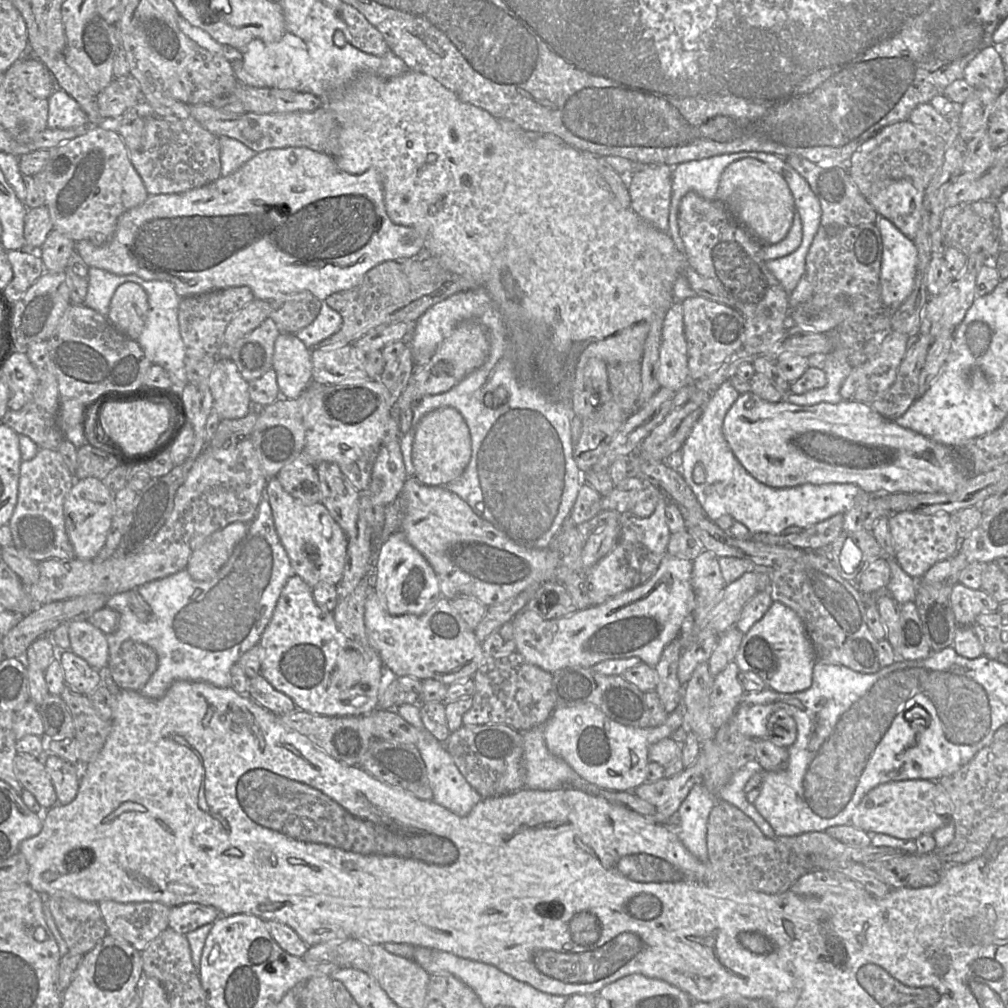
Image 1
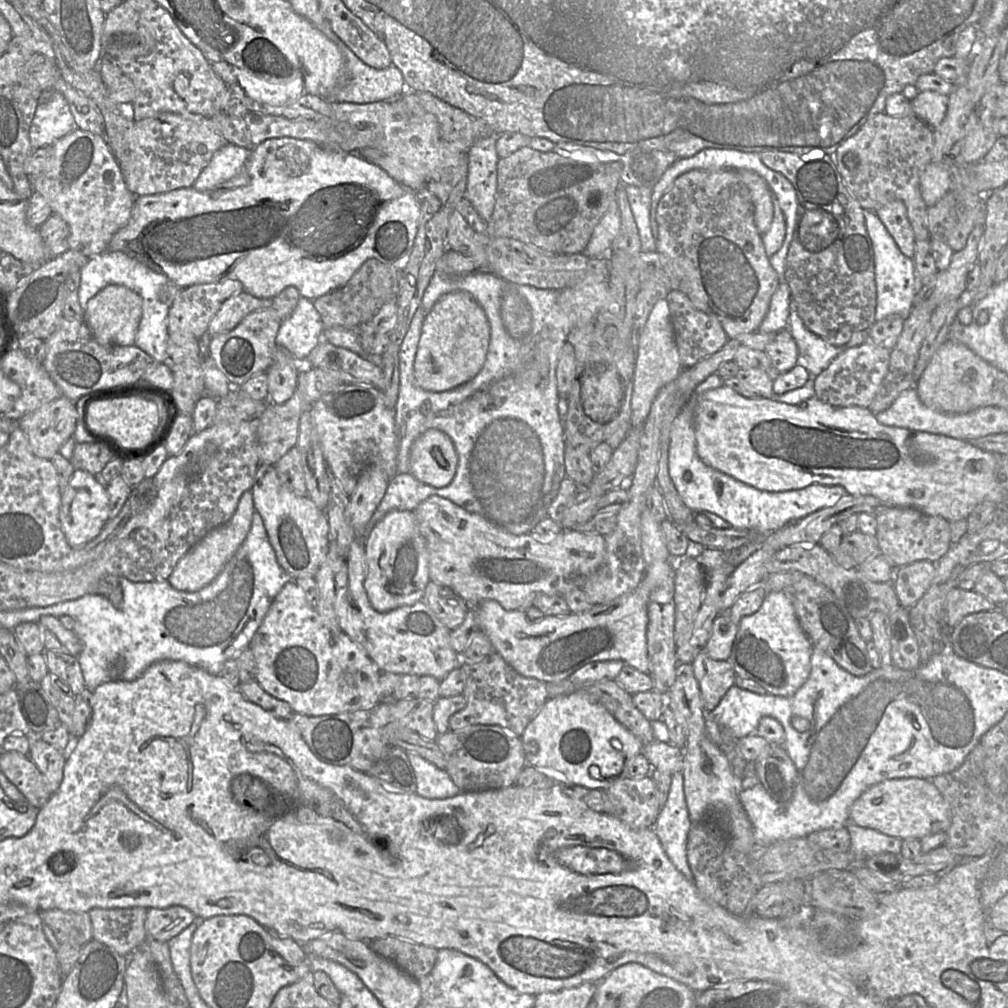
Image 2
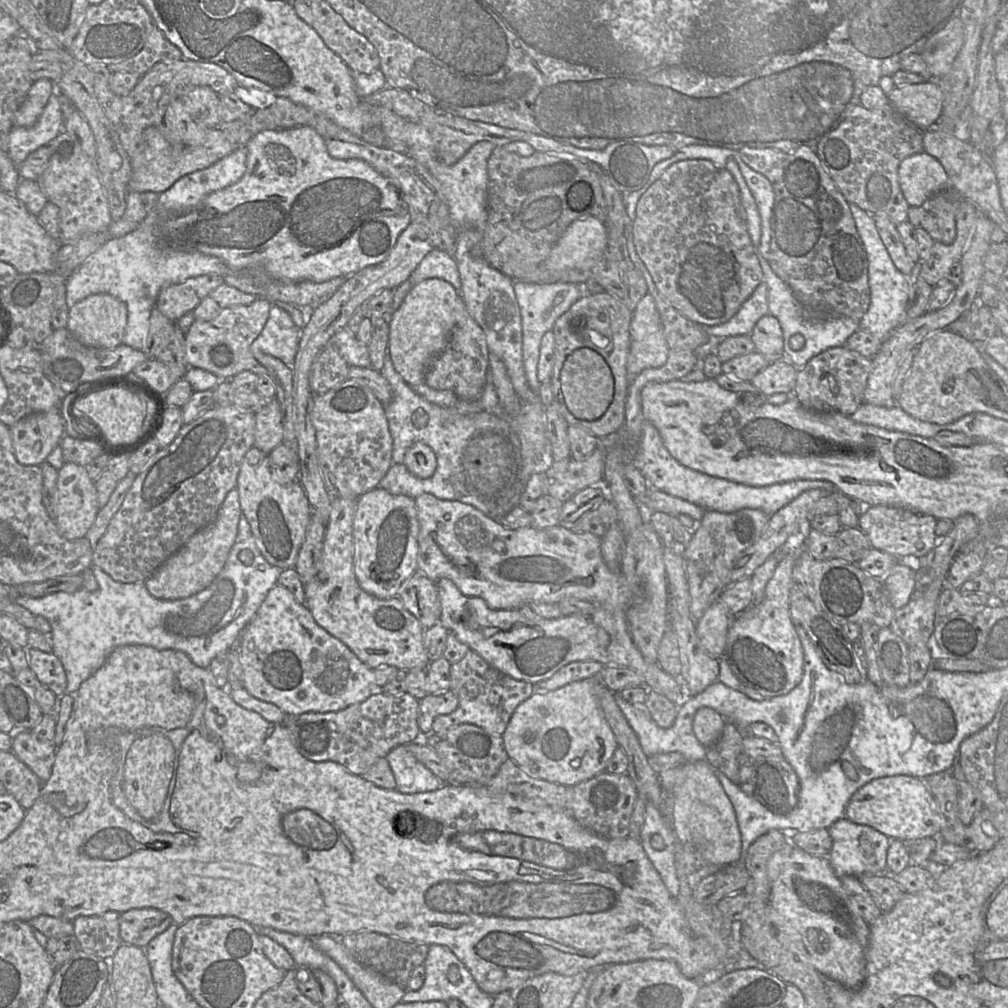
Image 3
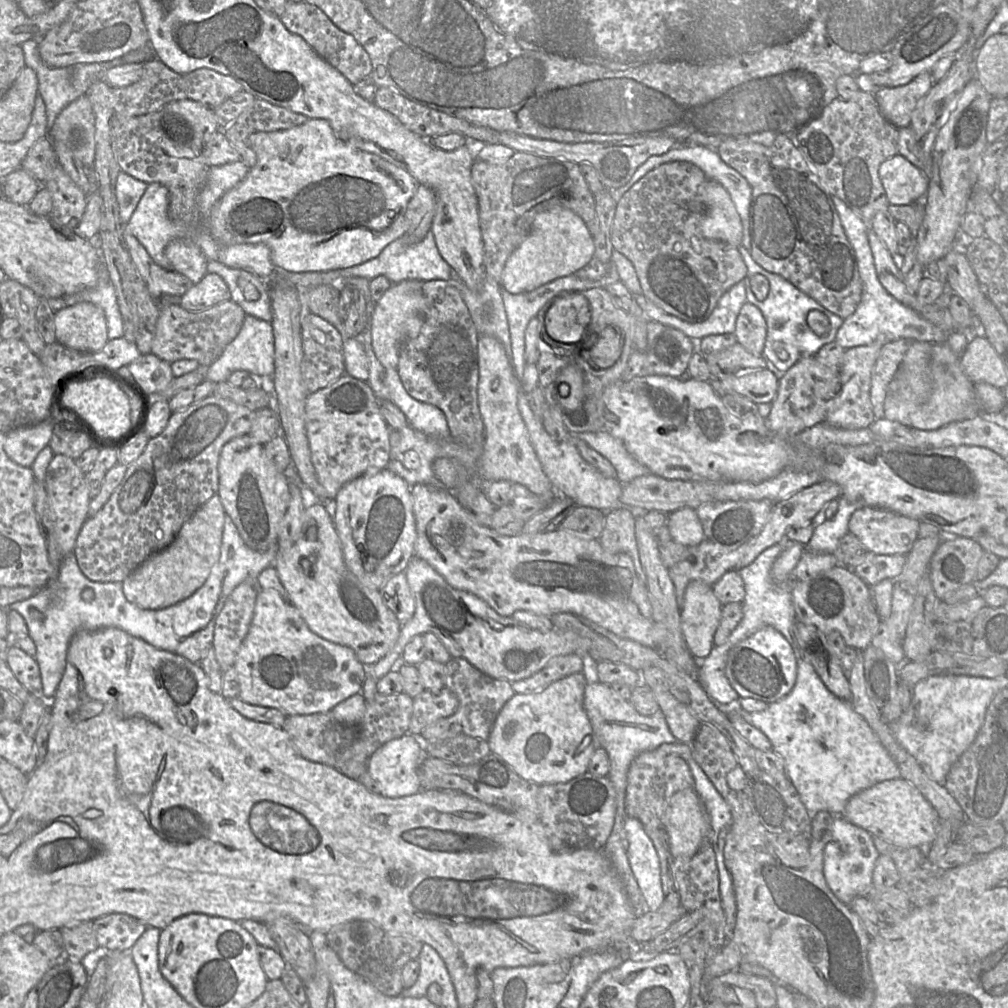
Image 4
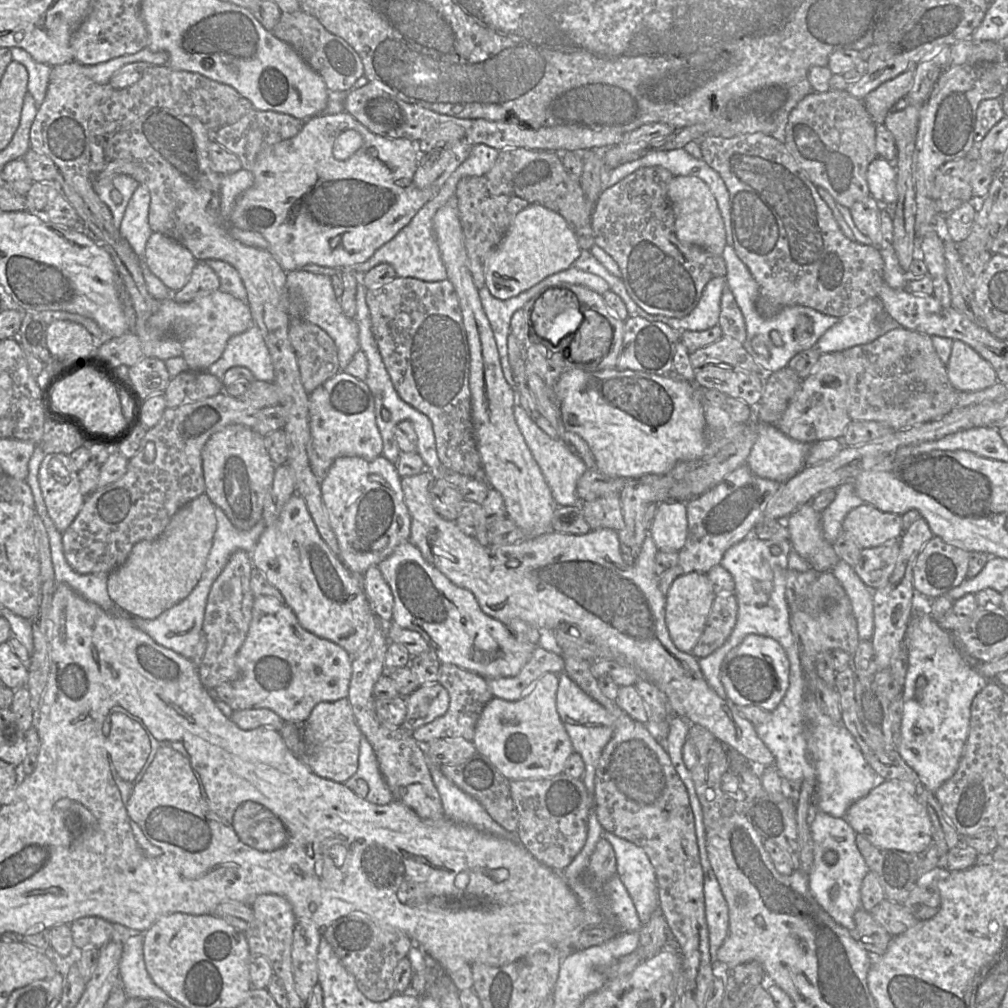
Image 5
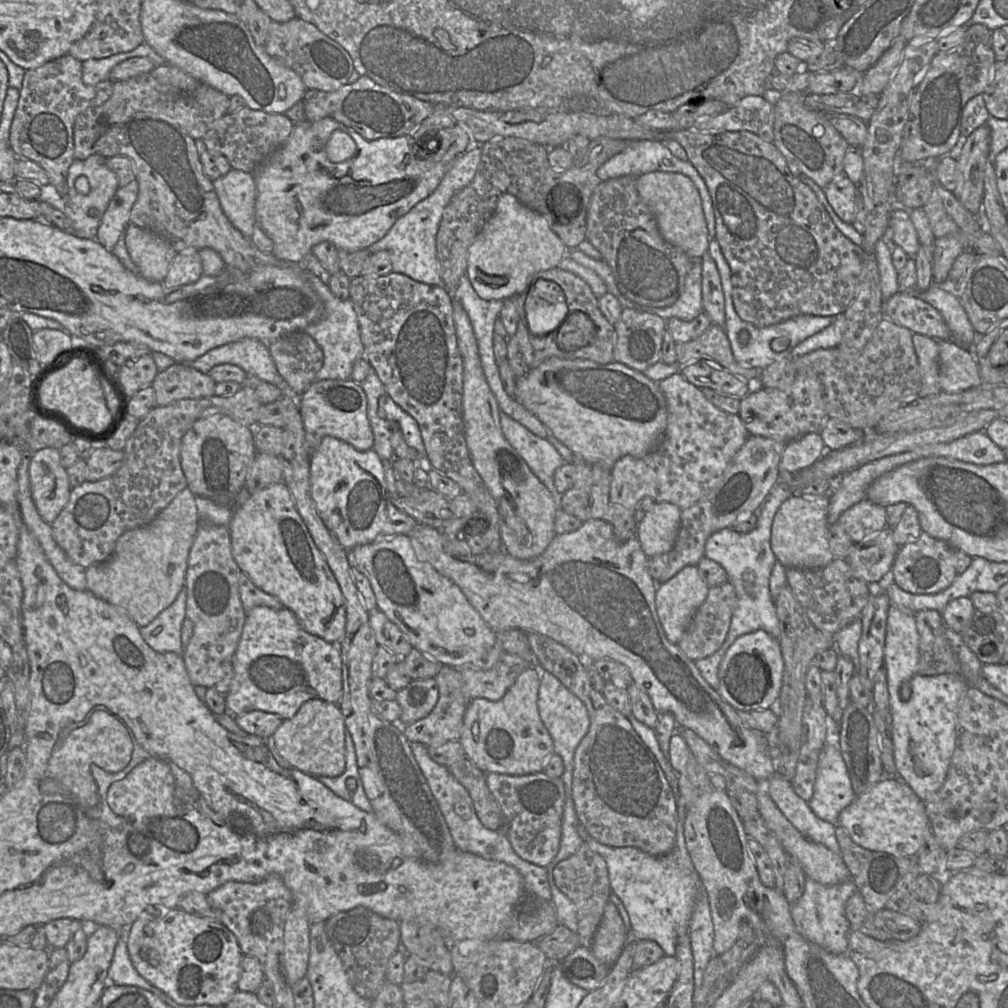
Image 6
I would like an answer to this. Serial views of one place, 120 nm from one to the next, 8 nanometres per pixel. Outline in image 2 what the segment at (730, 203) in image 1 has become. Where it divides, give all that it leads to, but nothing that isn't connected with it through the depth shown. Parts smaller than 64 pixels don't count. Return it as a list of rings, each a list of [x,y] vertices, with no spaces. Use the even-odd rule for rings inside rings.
[[[738,170],[740,178],[750,190],[753,204],[754,222],[759,234],[766,233],[774,217],[774,201],[765,180],[750,170]]]

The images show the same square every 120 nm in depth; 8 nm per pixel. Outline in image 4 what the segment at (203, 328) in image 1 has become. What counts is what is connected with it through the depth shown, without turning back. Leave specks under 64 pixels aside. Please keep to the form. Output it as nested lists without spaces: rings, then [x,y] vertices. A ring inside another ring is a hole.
[[[122,226],[122,238],[150,295],[156,300],[164,295],[181,297],[185,294],[193,283],[179,273],[158,266],[138,240],[124,232],[124,227]]]

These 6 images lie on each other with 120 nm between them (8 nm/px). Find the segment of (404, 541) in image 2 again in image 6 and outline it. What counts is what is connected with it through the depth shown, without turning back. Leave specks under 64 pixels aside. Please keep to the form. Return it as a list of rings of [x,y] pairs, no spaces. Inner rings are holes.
[[[324,437],[310,456],[310,485],[319,516],[347,551],[381,537],[409,535],[418,524],[391,503],[385,461],[373,450],[360,451],[337,438]]]

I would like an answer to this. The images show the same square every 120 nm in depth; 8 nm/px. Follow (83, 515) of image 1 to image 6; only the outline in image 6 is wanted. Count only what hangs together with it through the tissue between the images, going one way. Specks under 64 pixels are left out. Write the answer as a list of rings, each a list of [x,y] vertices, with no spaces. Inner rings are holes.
[[[44,448],[30,457],[29,480],[33,501],[39,515],[44,521],[51,524],[69,501],[72,486],[60,461],[59,450]]]

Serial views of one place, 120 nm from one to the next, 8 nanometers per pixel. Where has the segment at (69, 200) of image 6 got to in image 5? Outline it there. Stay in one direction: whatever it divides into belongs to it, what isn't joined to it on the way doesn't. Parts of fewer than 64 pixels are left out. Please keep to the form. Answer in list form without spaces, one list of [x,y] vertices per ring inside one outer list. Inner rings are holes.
[[[118,175],[107,184],[93,182],[93,189],[99,199],[108,206],[115,227],[120,227],[127,205],[140,185],[138,181],[127,175]]]

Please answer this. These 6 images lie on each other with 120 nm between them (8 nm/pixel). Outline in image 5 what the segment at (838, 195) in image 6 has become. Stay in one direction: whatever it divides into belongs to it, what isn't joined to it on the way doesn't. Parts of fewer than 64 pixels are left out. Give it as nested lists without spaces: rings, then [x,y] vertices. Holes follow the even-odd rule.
[[[874,197],[856,202],[848,210],[856,228],[869,237],[876,247],[887,243],[880,227],[881,204]]]

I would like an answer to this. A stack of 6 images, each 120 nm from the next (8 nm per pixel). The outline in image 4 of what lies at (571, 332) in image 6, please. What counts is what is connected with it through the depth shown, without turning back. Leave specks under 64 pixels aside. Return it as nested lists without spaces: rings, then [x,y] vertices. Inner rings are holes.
[[[606,326],[599,334],[596,342],[589,348],[582,350],[583,359],[591,361],[596,367],[608,368],[620,356],[622,337],[614,326]]]

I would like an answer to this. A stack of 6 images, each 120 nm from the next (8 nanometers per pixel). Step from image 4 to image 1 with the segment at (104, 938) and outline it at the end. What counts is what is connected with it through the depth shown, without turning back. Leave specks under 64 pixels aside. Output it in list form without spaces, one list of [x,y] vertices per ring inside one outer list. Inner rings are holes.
[[[189,902],[170,908],[169,928],[187,934],[205,924],[213,923],[221,913],[213,906]]]

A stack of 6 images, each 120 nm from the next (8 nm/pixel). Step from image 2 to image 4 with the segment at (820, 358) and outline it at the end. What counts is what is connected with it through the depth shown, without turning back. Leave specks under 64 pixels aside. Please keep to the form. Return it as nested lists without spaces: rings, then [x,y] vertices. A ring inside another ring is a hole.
[[[739,247],[739,251],[748,271],[745,279],[747,303],[754,305],[761,311],[767,324],[767,339],[761,354],[766,363],[773,364],[777,370],[785,373],[787,371],[785,365],[790,361],[795,364],[802,358],[814,356],[824,345],[835,341],[844,319],[821,306],[781,276],[764,270],[752,259],[745,248]],[[812,310],[819,311],[827,317],[829,321],[828,333],[817,335],[808,327],[806,318]],[[778,349],[784,349],[788,353],[786,361],[781,362],[774,356],[774,351]]]

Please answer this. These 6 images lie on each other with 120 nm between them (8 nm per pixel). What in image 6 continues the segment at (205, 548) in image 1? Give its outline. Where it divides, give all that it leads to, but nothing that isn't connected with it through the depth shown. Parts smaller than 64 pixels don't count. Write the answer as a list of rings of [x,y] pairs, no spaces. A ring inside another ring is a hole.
[[[185,488],[149,524],[123,533],[117,540],[111,557],[86,568],[88,590],[106,602],[126,612],[131,619],[143,627],[153,621],[159,613],[170,606],[184,587],[189,551],[200,524],[195,495]]]

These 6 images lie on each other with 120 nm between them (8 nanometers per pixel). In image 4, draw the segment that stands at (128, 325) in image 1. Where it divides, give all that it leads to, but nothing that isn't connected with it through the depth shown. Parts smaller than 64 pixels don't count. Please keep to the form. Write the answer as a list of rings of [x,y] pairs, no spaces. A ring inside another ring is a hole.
[[[80,302],[55,313],[56,342],[75,351],[96,353],[109,341],[101,308]]]

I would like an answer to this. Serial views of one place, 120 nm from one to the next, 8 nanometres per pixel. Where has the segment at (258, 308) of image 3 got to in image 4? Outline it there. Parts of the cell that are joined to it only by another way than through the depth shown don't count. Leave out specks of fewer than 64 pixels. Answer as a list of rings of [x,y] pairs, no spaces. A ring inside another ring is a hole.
[[[223,301],[202,311],[187,311],[178,304],[161,305],[151,354],[172,363],[181,359],[196,360],[200,366],[208,367],[238,335],[246,313],[235,302]]]

